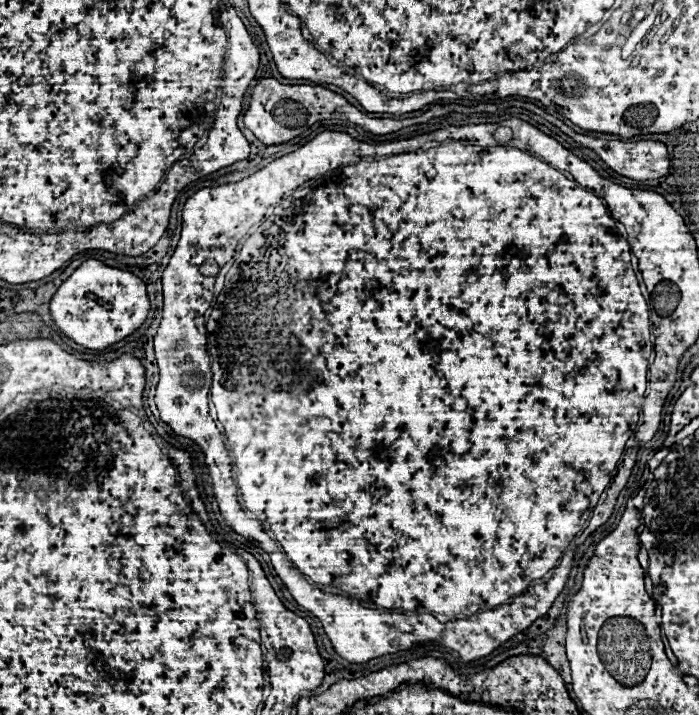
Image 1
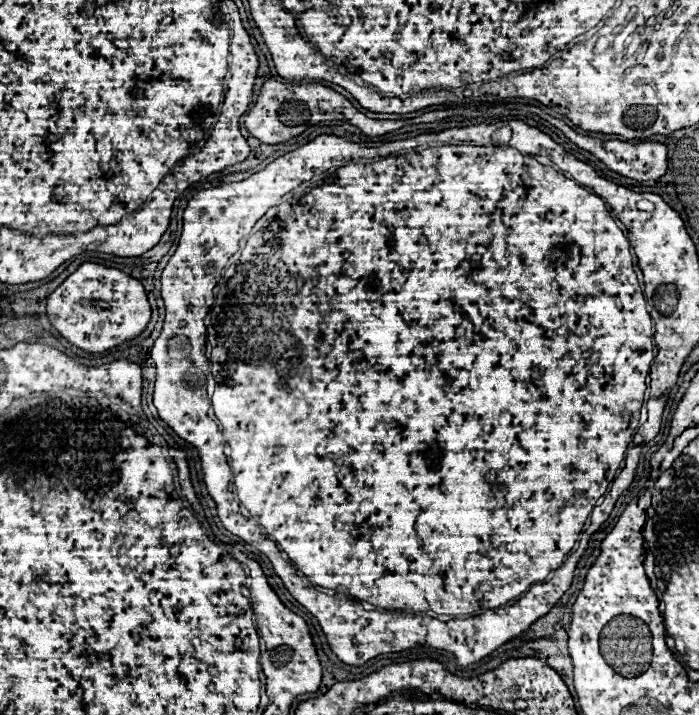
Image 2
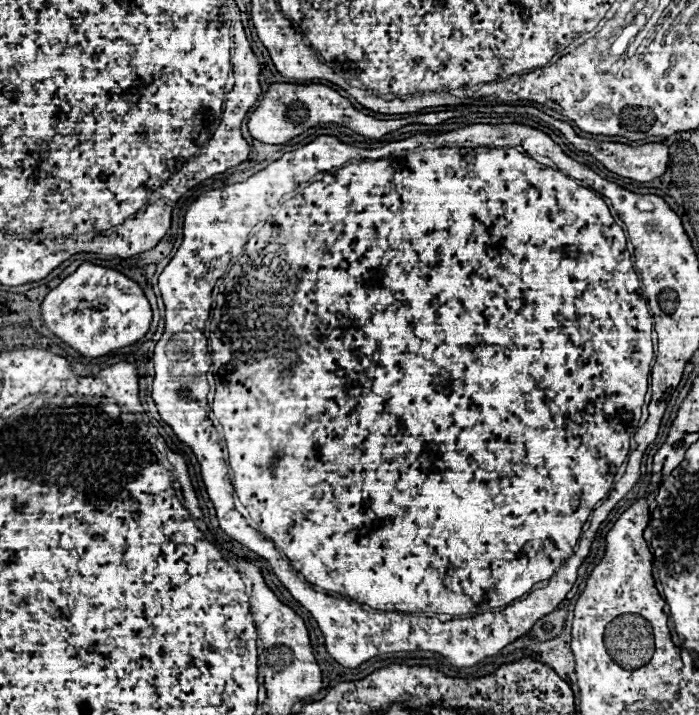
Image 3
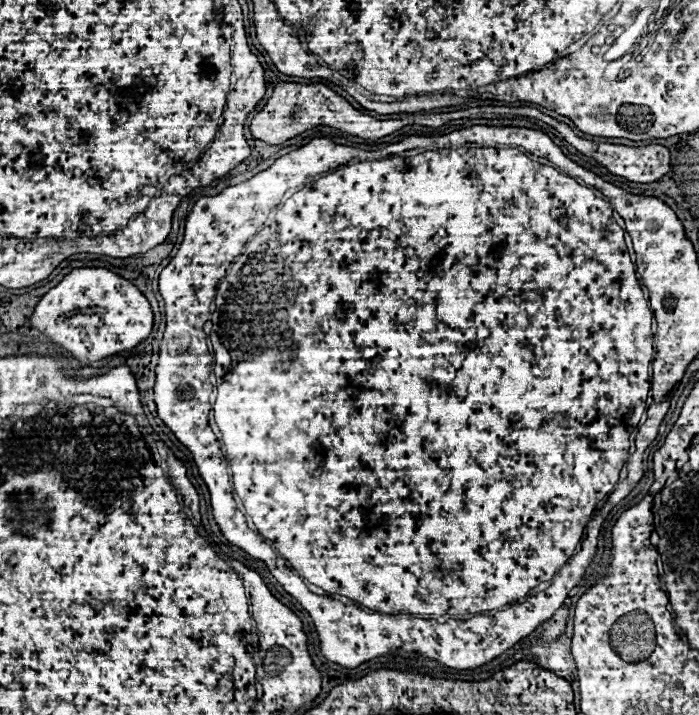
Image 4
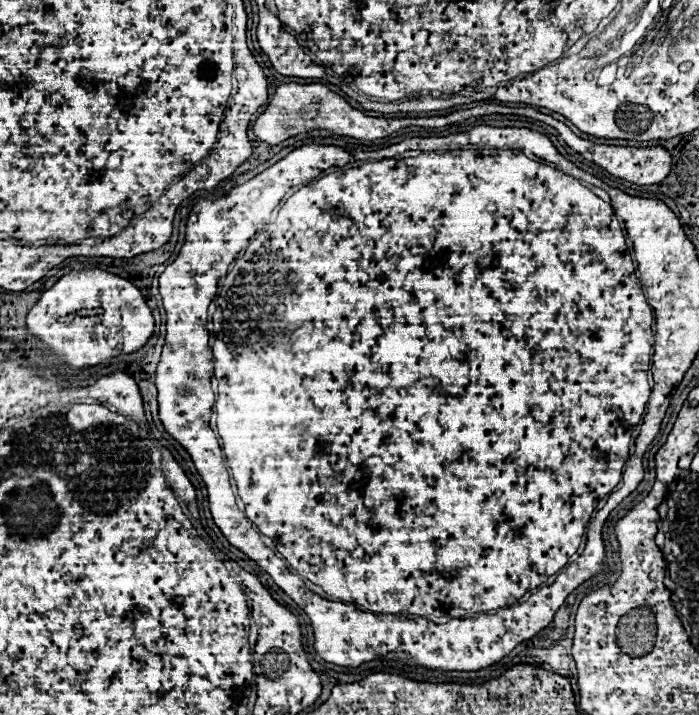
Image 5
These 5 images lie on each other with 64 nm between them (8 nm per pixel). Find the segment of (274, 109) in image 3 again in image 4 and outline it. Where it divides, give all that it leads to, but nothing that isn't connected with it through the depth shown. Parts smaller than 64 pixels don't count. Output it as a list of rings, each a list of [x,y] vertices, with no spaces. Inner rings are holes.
[[[282,82],[274,88],[270,100],[266,102],[264,110],[258,112],[250,124],[250,132],[254,138],[264,140],[268,144],[280,144],[286,142],[288,138],[294,138],[298,134],[302,134],[304,130],[310,130],[314,126],[330,126],[342,132],[348,132],[352,136],[358,138],[366,138],[366,140],[374,140],[374,138],[382,138],[388,136],[396,130],[400,130],[402,126],[408,124],[424,124],[424,126],[442,126],[450,120],[450,113],[421,115],[409,115],[403,119],[397,120],[376,120],[372,116],[364,116],[362,112],[358,112],[356,108],[352,108],[342,96],[338,96],[334,90],[330,90],[324,84],[294,84],[294,82]]]

